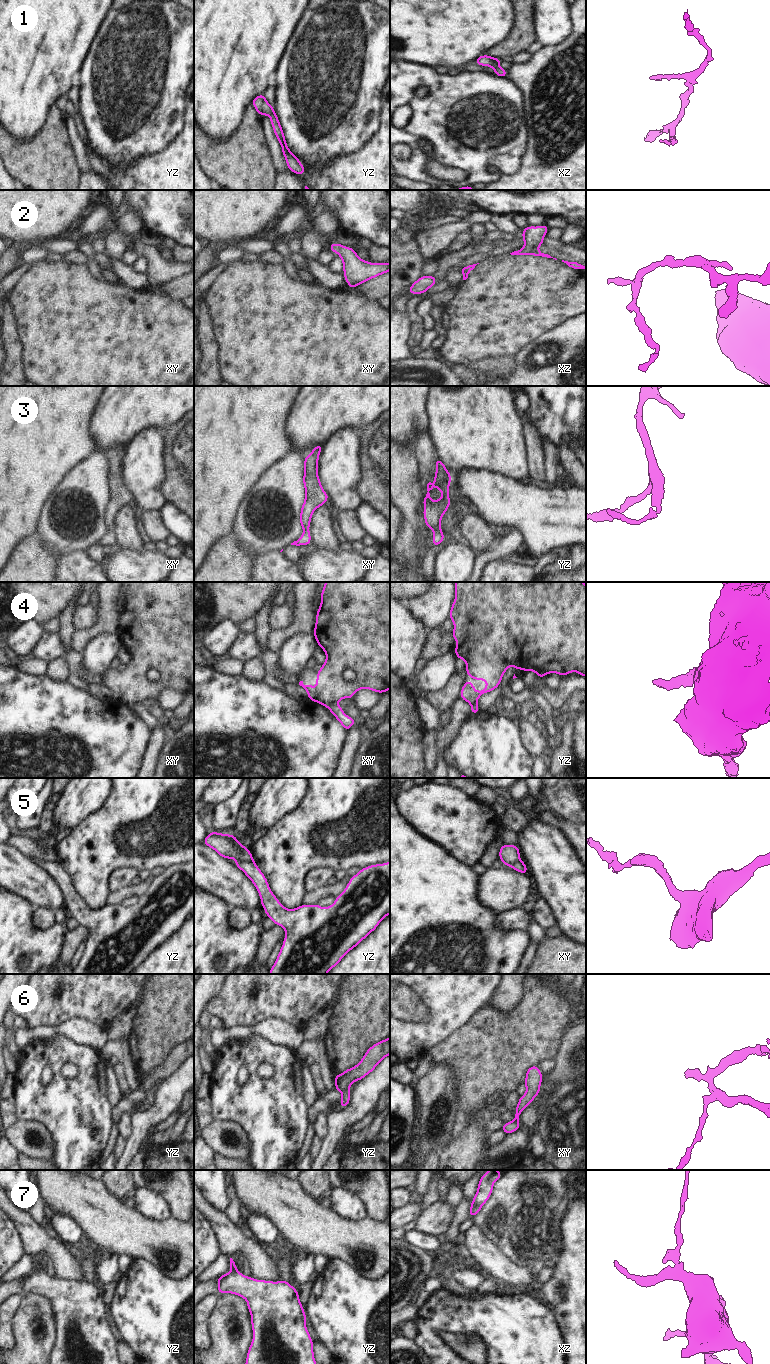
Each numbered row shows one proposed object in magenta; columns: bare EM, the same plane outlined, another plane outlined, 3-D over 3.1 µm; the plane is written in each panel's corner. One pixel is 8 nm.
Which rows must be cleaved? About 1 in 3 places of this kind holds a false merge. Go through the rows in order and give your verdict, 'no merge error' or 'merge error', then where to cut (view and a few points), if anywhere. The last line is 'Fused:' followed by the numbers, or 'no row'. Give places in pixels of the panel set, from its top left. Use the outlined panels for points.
1: no merge error; cut none
2: no merge error; cut none
3: no merge error; cut none
4: merge error; cut xy (337, 702), (327, 707)
5: merge error; cut yz (252, 858), (248, 861), (236, 862)
6: no merge error; cut none
7: merge error; cut xz (481, 1204), (475, 1204), (471, 1207)
Fused: 4, 5, 7

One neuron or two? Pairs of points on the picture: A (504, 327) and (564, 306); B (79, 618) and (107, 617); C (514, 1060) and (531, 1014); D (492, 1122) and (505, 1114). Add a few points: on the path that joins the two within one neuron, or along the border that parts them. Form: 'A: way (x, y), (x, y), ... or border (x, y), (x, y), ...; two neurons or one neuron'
A: way (519, 312), (525, 306), (549, 306); one neuron
B: border (96, 607), (95, 622), (85, 629), (76, 630); two neurons
C: way (514, 1049), (531, 1030), (531, 1025); one neuron
D: border (497, 1112), (503, 1123); two neurons

